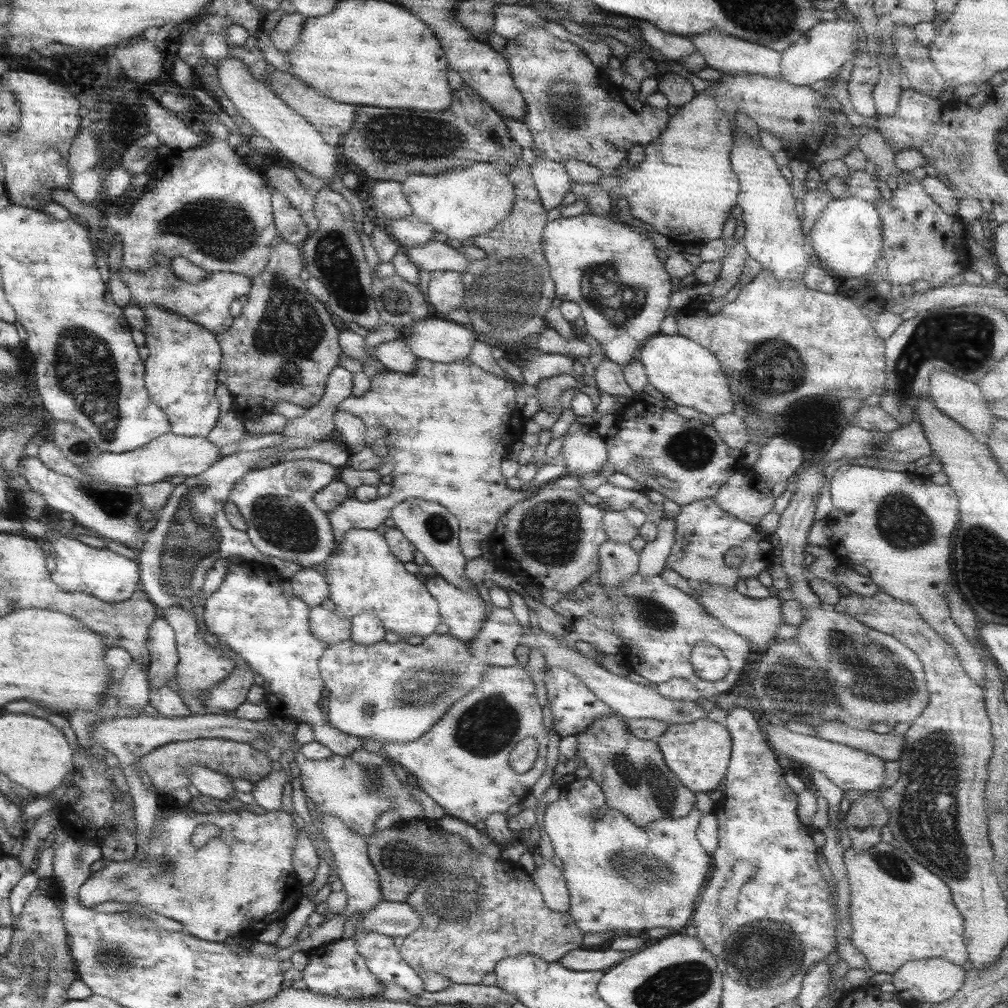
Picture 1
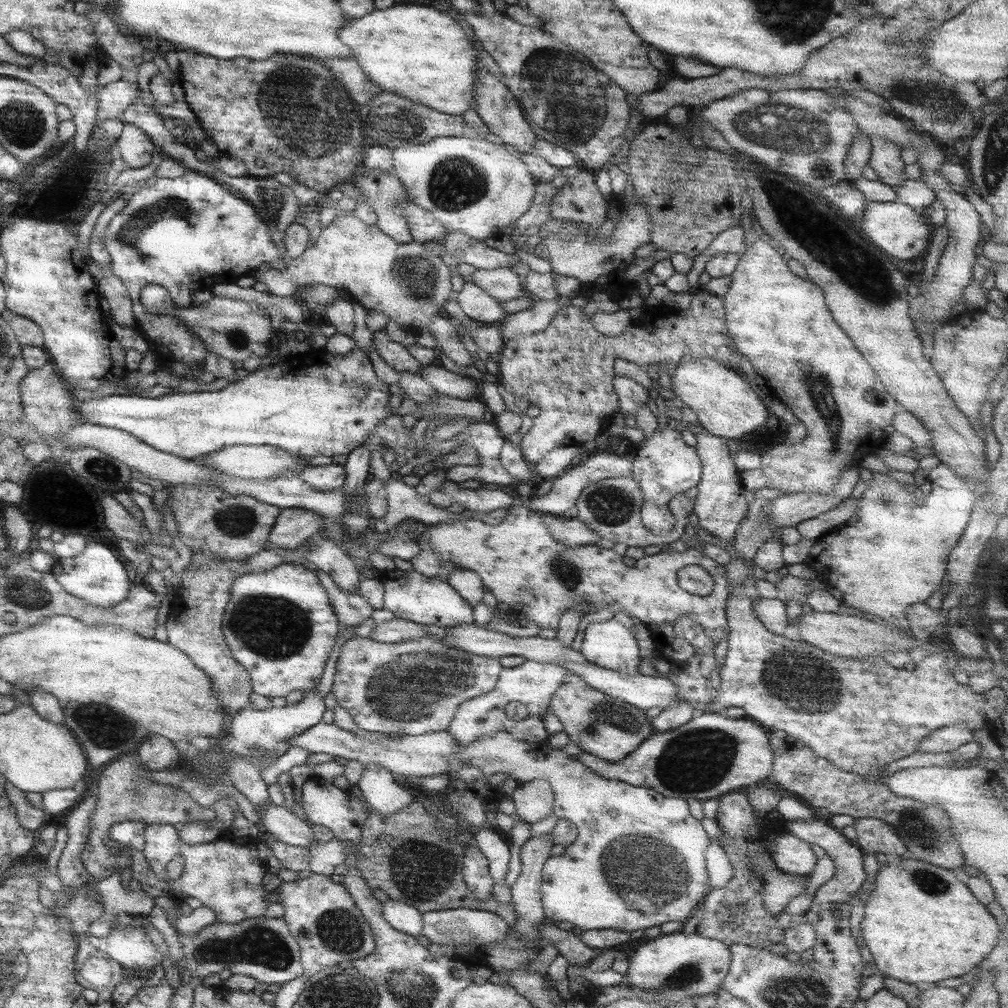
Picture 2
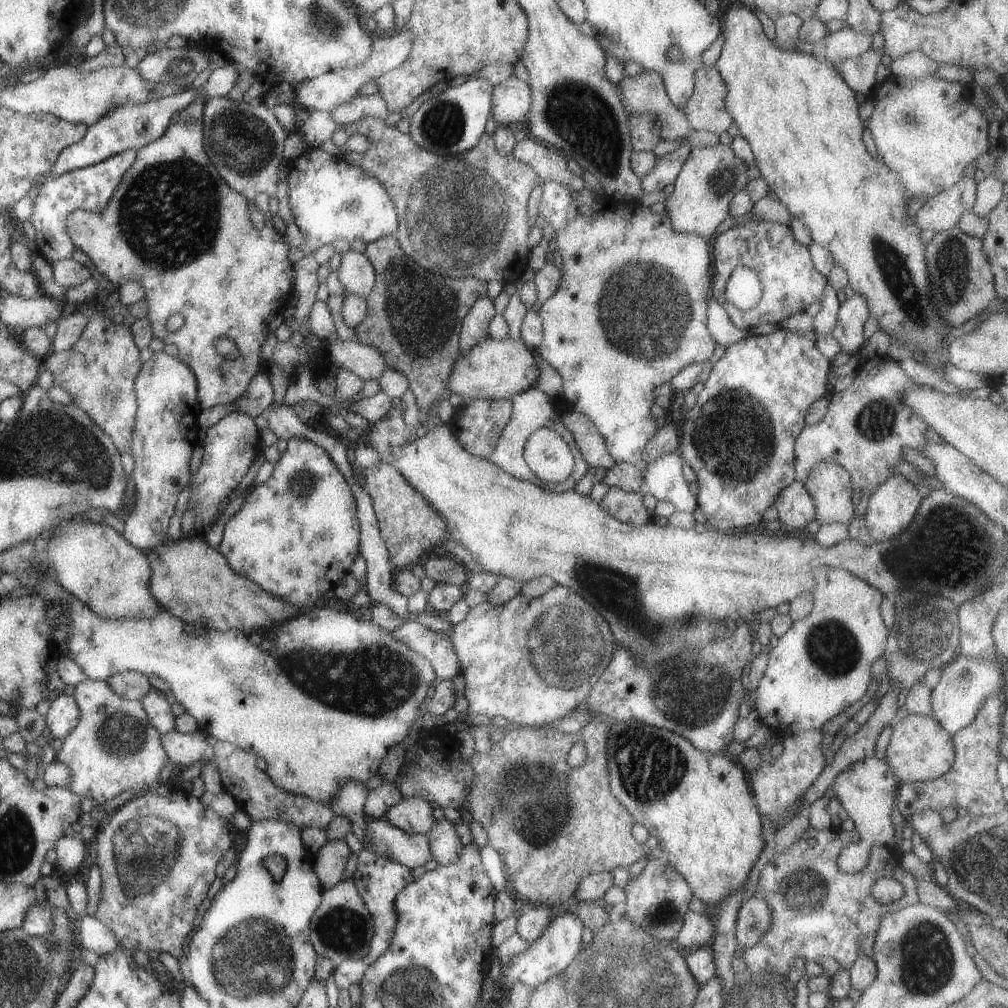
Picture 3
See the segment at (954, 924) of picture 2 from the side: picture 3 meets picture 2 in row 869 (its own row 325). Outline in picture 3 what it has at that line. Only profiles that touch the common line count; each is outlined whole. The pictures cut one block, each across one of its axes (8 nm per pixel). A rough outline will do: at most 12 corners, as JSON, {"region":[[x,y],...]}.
{"region":[[727,6],[713,64],[769,193],[943,378],[921,228],[834,64]]}

